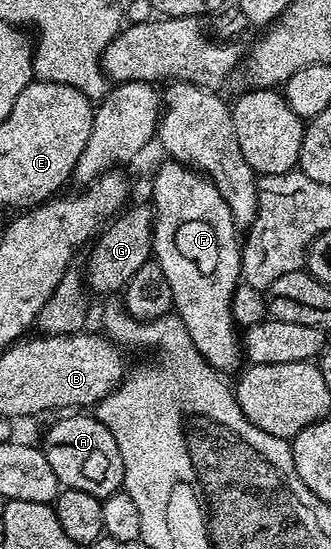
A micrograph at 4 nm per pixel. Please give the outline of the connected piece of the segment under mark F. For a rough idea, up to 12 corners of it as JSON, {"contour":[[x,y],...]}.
{"contour":[[156,170],[153,260],[210,368],[241,361],[241,236],[206,174]]}

